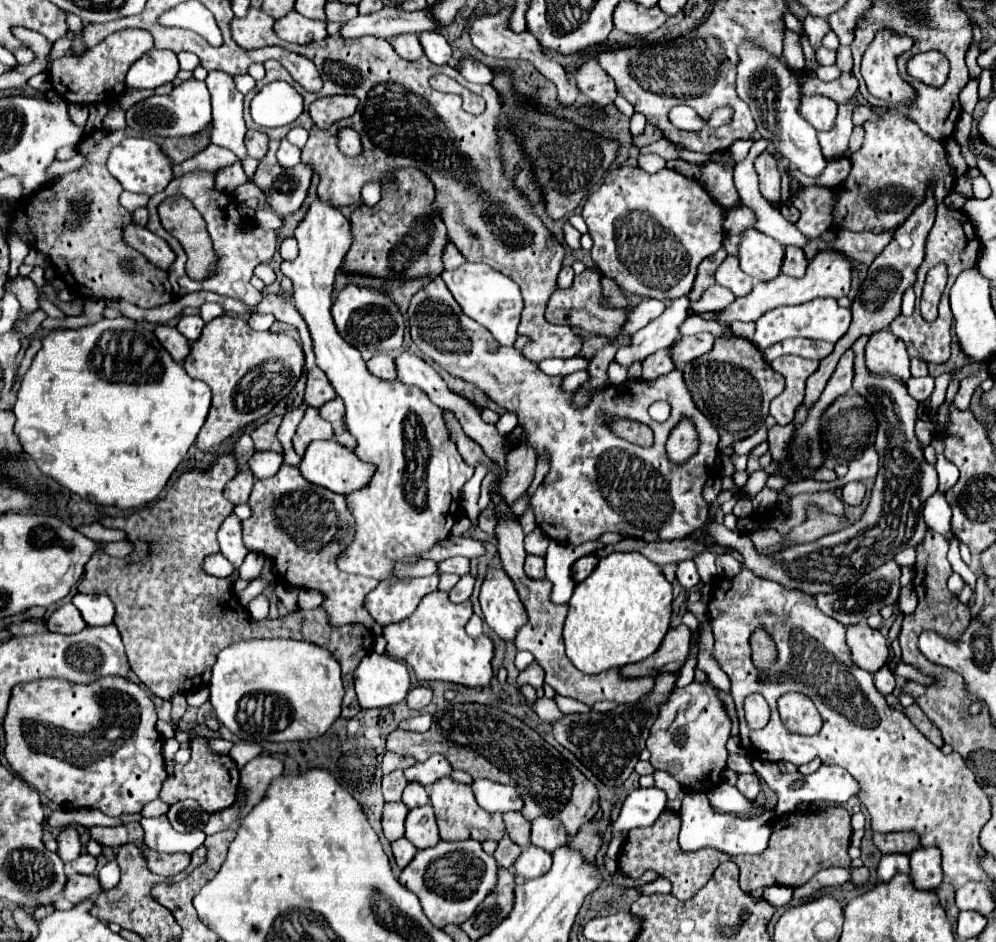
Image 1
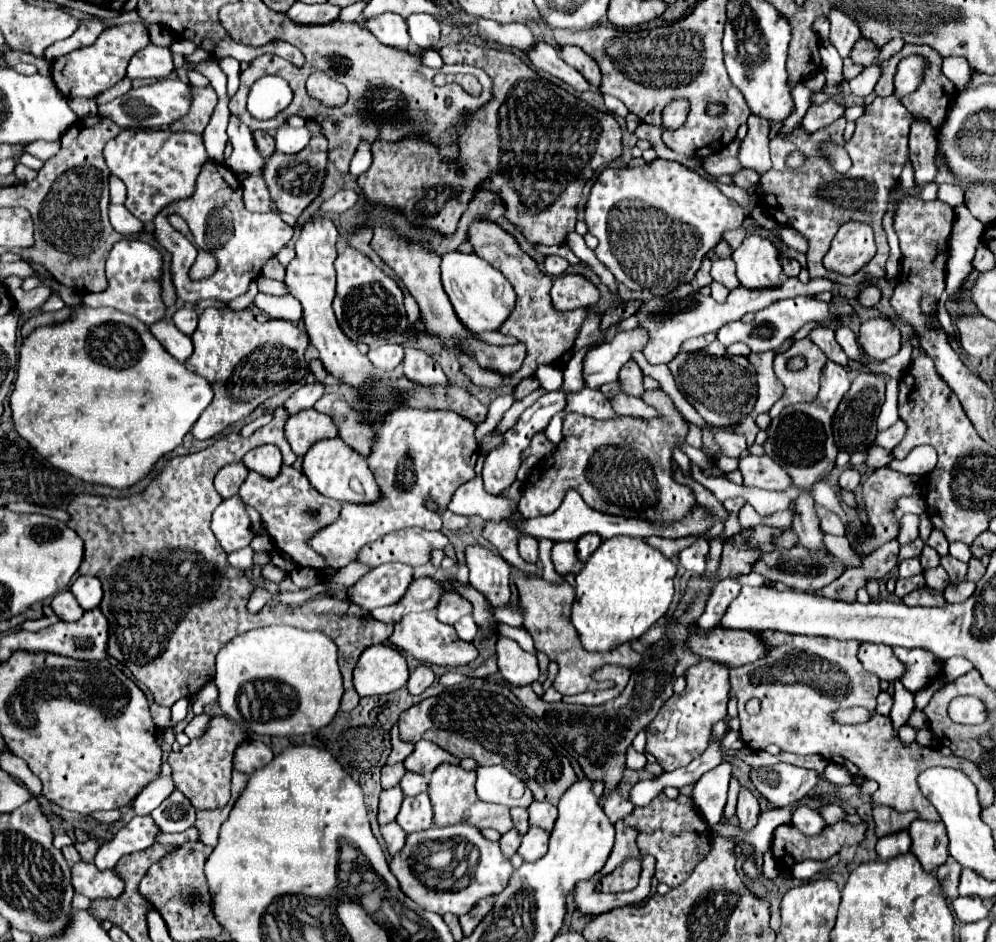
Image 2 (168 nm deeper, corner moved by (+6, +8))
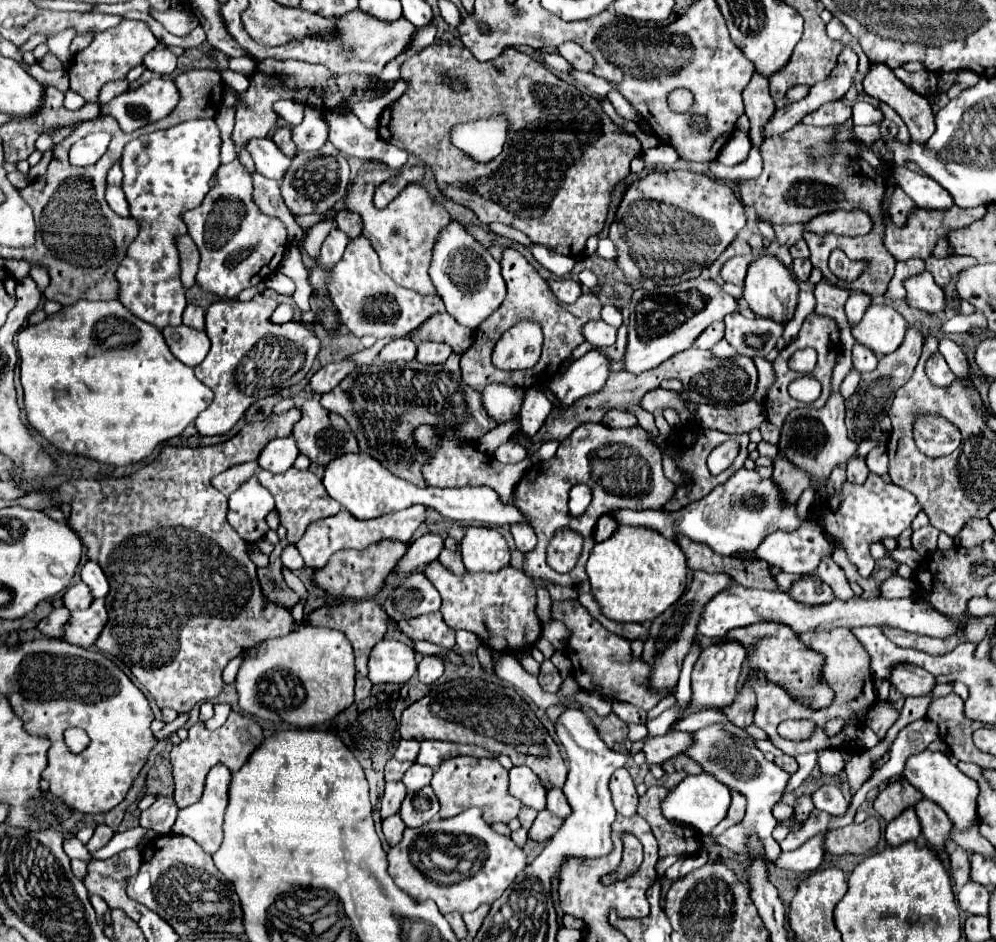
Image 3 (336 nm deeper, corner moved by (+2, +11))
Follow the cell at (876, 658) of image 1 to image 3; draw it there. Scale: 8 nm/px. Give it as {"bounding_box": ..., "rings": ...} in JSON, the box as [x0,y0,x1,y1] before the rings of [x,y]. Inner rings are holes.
{"bounding_box":[892,667,936,697],"rings":[[[896,667],[896,671],[892,671],[892,685],[904,697],[920,697],[932,693],[936,679],[918,667]]]}

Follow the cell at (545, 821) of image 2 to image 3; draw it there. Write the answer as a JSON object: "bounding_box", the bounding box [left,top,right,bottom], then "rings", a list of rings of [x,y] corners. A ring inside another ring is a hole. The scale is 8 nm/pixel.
{"bounding_box":[548,787,572,819],"rings":[[[558,787],[548,789],[548,811],[552,811],[554,815],[558,815],[562,819],[566,819],[572,813],[572,807],[568,805],[562,789],[558,789]]]}

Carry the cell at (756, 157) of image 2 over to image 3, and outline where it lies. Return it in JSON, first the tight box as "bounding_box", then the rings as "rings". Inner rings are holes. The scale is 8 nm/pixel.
{"bounding_box":[742,73,776,147],"rings":[[[754,73],[742,97],[744,97],[746,115],[750,119],[750,139],[754,145],[760,147],[760,143],[764,141],[760,139],[760,123],[764,123],[764,119],[768,119],[772,111],[776,111],[774,99],[770,97],[768,91],[768,77],[762,73]]]}

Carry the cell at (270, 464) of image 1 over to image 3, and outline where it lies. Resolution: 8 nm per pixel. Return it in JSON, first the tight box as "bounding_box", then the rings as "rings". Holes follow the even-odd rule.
{"bounding_box":[258,435,300,473],"rings":[[[290,435],[290,437],[284,437],[284,439],[270,441],[264,447],[264,451],[260,453],[258,465],[262,469],[272,471],[272,473],[284,473],[284,471],[288,471],[294,465],[298,455],[300,455],[300,451],[296,447],[294,437]]]}

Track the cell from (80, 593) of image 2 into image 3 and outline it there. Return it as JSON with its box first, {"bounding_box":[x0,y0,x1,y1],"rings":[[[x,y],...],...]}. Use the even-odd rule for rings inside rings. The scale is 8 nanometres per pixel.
{"bounding_box":[82,561,108,597],"rings":[[[88,561],[82,567],[82,581],[90,587],[94,597],[106,597],[106,593],[108,593],[108,579],[106,579],[106,575],[100,569],[98,563]]]}

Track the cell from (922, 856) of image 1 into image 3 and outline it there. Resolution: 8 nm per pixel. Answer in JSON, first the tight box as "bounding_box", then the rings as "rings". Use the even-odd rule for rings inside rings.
{"bounding_box":[914,799,952,851],"rings":[[[922,799],[920,803],[916,803],[914,807],[920,825],[922,825],[922,833],[928,839],[930,847],[940,851],[944,845],[944,835],[948,835],[948,831],[952,829],[952,821],[948,819],[948,815],[930,799]]]}

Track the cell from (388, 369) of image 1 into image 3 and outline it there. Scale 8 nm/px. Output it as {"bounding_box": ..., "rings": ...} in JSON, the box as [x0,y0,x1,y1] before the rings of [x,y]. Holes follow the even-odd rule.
{"bounding_box":[380,337,416,361],"rings":[[[410,337],[392,339],[380,351],[380,359],[384,361],[412,361],[414,357],[416,357],[416,343]]]}

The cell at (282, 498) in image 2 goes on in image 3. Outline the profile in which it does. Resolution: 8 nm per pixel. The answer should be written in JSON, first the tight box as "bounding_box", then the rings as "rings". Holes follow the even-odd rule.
{"bounding_box":[256,467,342,543],"rings":[[[290,467],[286,473],[280,475],[272,475],[270,471],[258,471],[256,473],[260,483],[264,483],[264,487],[272,493],[272,497],[276,499],[276,509],[280,513],[280,523],[288,529],[286,539],[288,543],[296,543],[296,539],[300,539],[306,531],[306,527],[318,519],[324,517],[332,517],[336,515],[342,507],[324,491],[322,479],[318,479],[314,473],[310,471],[298,471],[296,467]]]}

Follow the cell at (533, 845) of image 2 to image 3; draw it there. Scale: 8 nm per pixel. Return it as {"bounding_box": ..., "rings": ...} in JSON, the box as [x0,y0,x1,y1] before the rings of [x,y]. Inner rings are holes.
{"bounding_box":[530,809,564,843],"rings":[[[546,809],[540,811],[538,817],[536,817],[536,821],[534,821],[534,825],[532,825],[532,829],[530,829],[532,841],[536,841],[536,843],[550,841],[552,835],[562,827],[562,823],[564,823],[564,819],[552,815],[550,811],[546,811]]]}

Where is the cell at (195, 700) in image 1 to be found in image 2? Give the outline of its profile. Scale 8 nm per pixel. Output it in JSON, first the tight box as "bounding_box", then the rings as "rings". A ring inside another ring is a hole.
{"bounding_box":[172,698,188,726],"rings":[[[180,698],[174,706],[172,706],[172,726],[176,726],[180,720],[184,720],[188,710],[188,698]]]}

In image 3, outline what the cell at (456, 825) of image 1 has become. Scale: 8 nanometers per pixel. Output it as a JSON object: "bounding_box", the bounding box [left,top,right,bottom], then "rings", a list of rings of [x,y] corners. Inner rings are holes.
{"bounding_box":[432,755,522,823],"rings":[[[468,755],[452,757],[434,771],[432,789],[440,801],[440,819],[454,817],[468,807],[480,807],[486,823],[508,823],[522,807],[522,803],[508,793],[508,771],[496,759],[476,759]]]}

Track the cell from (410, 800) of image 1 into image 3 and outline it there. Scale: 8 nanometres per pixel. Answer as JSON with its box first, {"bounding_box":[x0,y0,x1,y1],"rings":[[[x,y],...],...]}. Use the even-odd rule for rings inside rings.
{"bounding_box":[402,763,434,791],"rings":[[[414,763],[414,765],[404,773],[402,783],[406,785],[406,789],[408,789],[408,791],[418,791],[418,789],[422,789],[422,787],[430,785],[432,775],[434,775],[434,771],[432,771],[430,767],[424,767],[424,765]]]}

